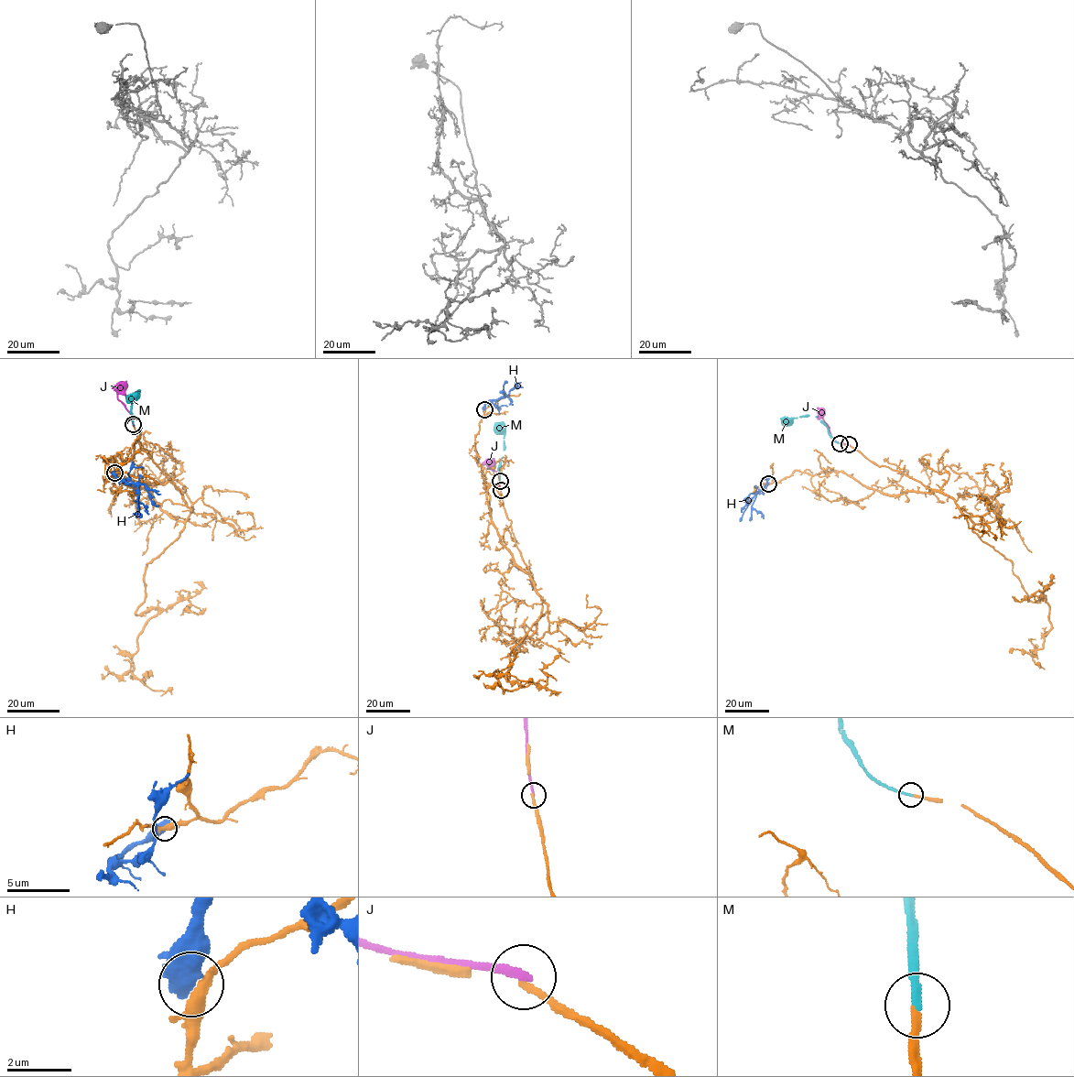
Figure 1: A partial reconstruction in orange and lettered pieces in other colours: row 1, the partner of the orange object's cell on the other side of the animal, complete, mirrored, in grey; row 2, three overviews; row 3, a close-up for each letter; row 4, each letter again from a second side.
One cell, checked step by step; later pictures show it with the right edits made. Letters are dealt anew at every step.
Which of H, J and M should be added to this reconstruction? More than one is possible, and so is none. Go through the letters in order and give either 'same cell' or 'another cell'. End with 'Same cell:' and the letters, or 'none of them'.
H: another cell
J: another cell
M: same cell
Same cell: M

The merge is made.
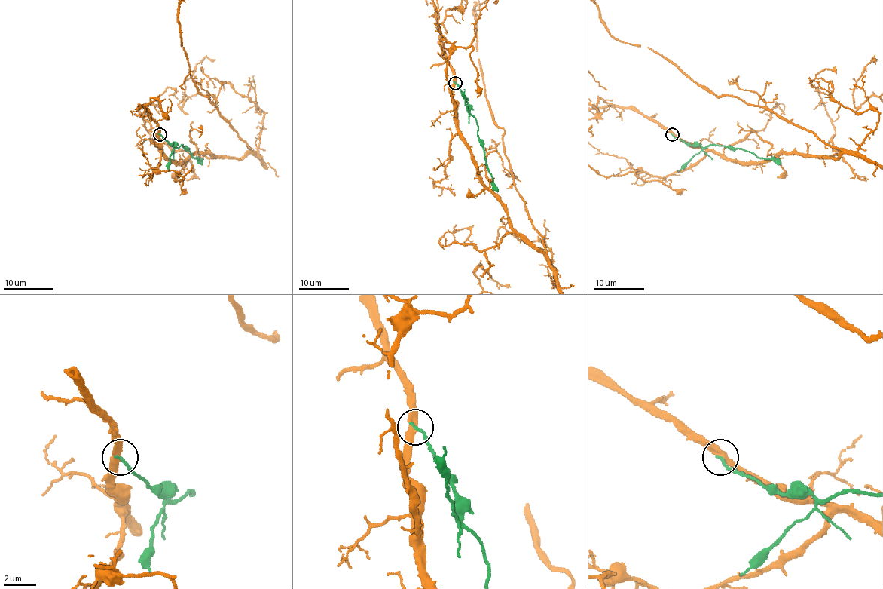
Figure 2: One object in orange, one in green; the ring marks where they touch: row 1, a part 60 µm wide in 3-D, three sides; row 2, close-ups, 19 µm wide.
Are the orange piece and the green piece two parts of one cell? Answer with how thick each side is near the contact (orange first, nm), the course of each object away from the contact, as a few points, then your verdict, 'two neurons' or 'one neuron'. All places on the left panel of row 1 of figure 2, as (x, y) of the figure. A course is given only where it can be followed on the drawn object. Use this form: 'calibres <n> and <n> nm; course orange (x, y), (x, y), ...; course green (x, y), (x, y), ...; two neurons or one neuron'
calibres 400 and 190 nm; course orange (160, 133), (172, 161), (196, 154), (241, 157), (249, 150), (190, 73), (178, 20); course green (160, 133), (175, 148), (182, 145), (188, 148), (194, 157), (202, 163); two neurons

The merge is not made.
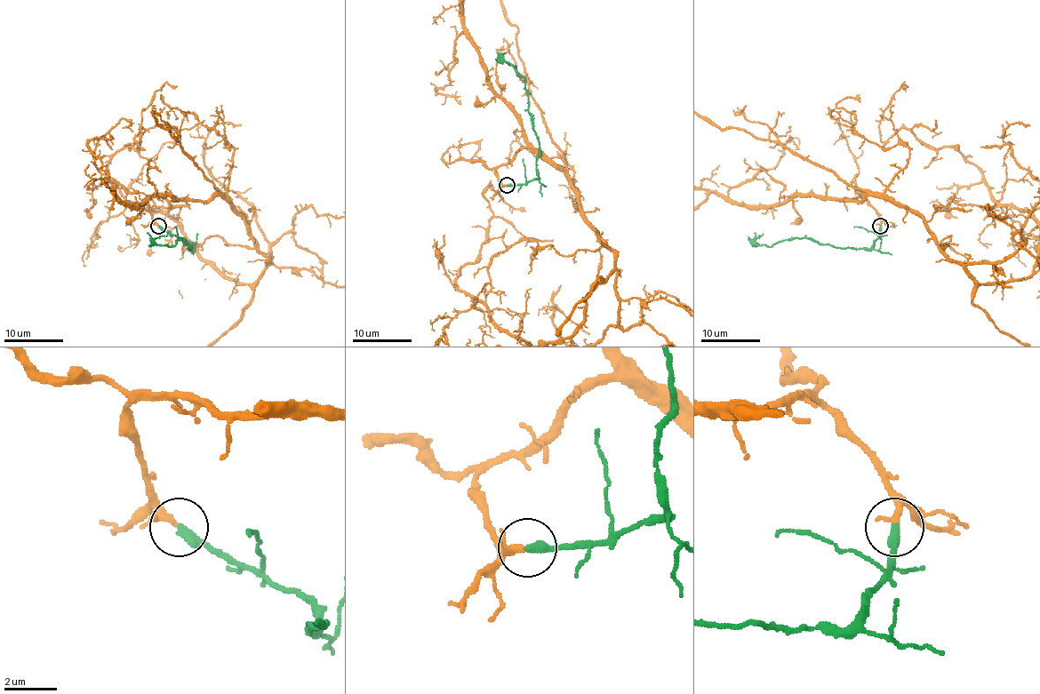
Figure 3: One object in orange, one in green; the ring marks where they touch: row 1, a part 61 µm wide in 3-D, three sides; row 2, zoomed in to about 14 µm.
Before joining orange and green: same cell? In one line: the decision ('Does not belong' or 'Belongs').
Belongs

